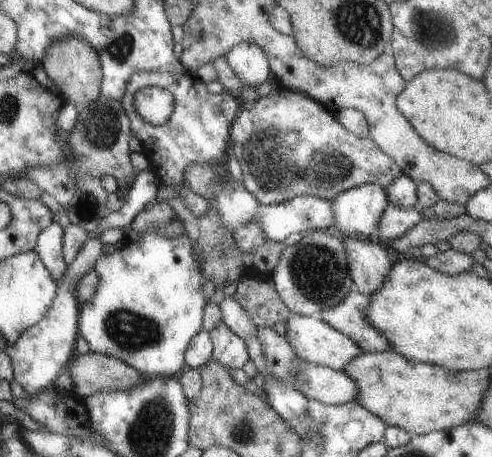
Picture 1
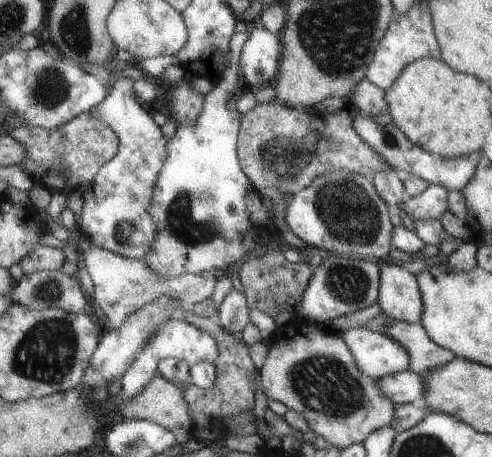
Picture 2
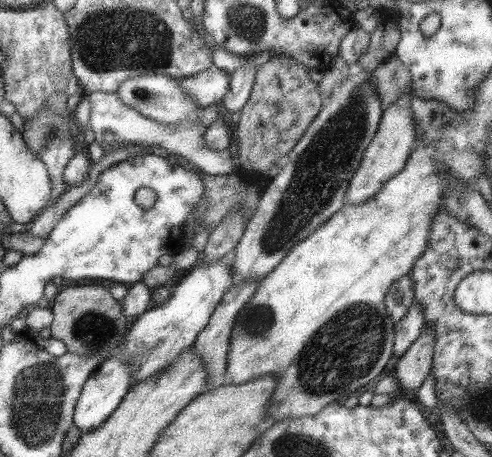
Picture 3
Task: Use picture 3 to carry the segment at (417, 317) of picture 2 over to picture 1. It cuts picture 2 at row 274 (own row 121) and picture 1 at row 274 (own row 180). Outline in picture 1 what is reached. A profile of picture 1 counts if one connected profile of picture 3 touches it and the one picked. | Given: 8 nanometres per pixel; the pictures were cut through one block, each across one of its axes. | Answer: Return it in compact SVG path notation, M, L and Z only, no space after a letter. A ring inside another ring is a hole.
M341 238L345 246L347 268L353 280L353 288L365 296L373 296L379 286L385 284L393 262L387 260L387 244L373 242L369 238Z

